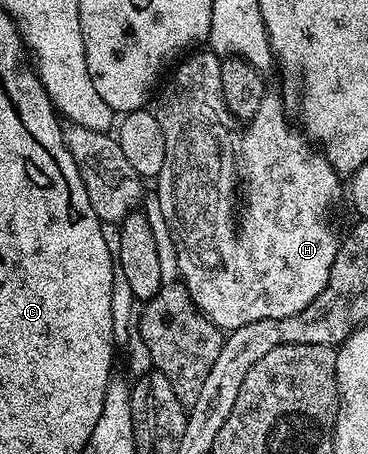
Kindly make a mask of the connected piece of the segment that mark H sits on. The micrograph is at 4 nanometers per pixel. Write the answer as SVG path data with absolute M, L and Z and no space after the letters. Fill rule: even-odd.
M205 52L206 54L195 53L188 55L193 55L193 57L185 56L175 66L175 69L177 68L176 74L172 78L169 76L167 78L167 81L169 80L168 86L166 86L166 81L163 88L159 90L159 93L161 92L160 106L155 106L154 109L158 123L162 127L162 135L166 139L166 159L164 160L160 176L155 178L154 181L154 185L156 185L156 201L160 204L161 215L164 216L161 217L163 224L168 226L178 250L176 268L179 276L181 278L184 276L182 284L189 295L192 296L192 302L221 331L231 331L245 327L248 323L255 323L259 320L286 319L288 316L294 316L296 313L302 312L308 305L314 303L331 277L331 267L336 261L336 253L340 249L341 242L341 238L339 236L336 237L335 227L332 226L332 208L339 203L340 197L342 201L346 193L342 181L340 185L341 174L333 162L331 165L315 149L317 146L303 132L295 131L296 133L292 133L291 127L288 126L288 117L284 114L283 103L278 98L272 97L272 95L265 96L264 100L260 102L258 115L254 115L251 121L240 127L244 129L236 129L237 122L226 116L226 105L224 109L226 94L223 87L220 86L219 64L208 65L209 54L207 52ZM239 185L244 188L244 218L240 221L240 229L236 229L236 188Z

